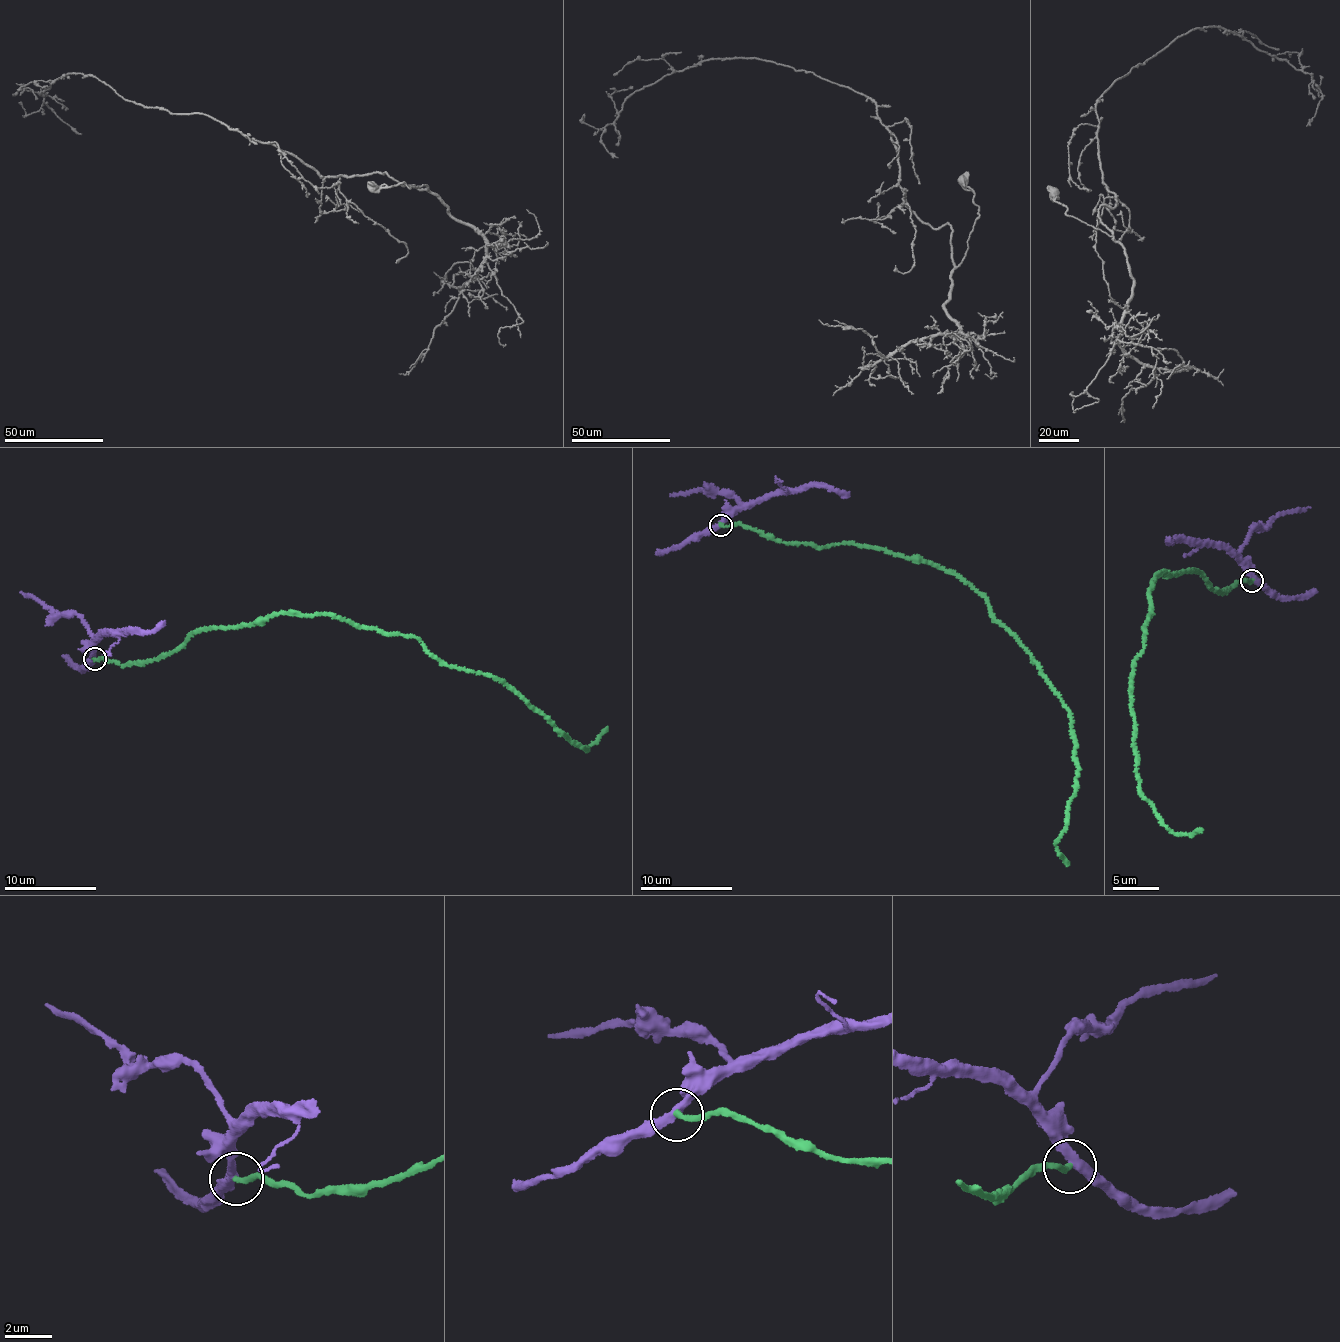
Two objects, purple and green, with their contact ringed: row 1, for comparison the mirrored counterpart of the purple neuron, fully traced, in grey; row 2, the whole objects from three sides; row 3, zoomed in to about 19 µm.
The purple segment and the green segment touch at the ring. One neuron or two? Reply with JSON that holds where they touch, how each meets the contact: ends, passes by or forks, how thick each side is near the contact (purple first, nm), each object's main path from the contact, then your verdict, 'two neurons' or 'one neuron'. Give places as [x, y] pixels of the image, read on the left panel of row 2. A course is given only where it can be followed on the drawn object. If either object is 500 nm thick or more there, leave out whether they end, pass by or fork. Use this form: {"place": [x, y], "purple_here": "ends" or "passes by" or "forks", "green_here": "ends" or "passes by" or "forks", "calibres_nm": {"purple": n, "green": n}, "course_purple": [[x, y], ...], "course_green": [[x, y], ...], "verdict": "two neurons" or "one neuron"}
{"place": [95, 659], "purple_here": "passes by", "green_here": "ends", "calibres_nm": {"purple": 360, "green": 240}, "course_purple": [[93, 658], [93, 645], [110, 633], [148, 633], [164, 621]], "course_green": [[95, 658], [141, 666], [195, 632], [281, 613], [339, 617], [488, 674], [587, 750], [608, 727]], "verdict": "two neurons"}

